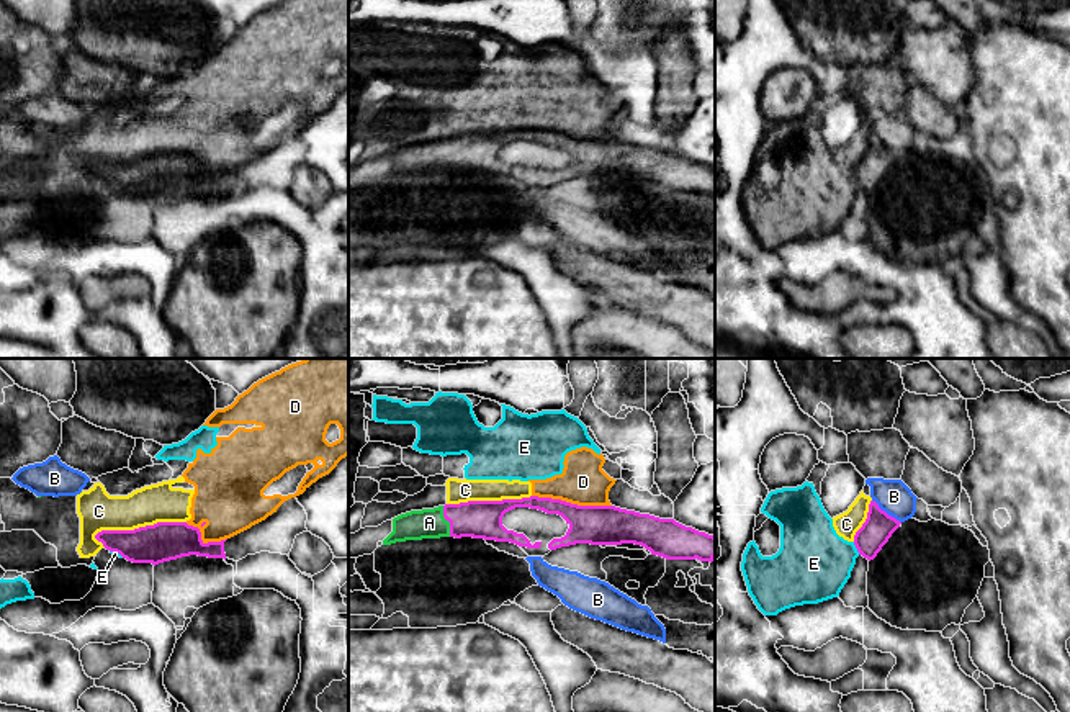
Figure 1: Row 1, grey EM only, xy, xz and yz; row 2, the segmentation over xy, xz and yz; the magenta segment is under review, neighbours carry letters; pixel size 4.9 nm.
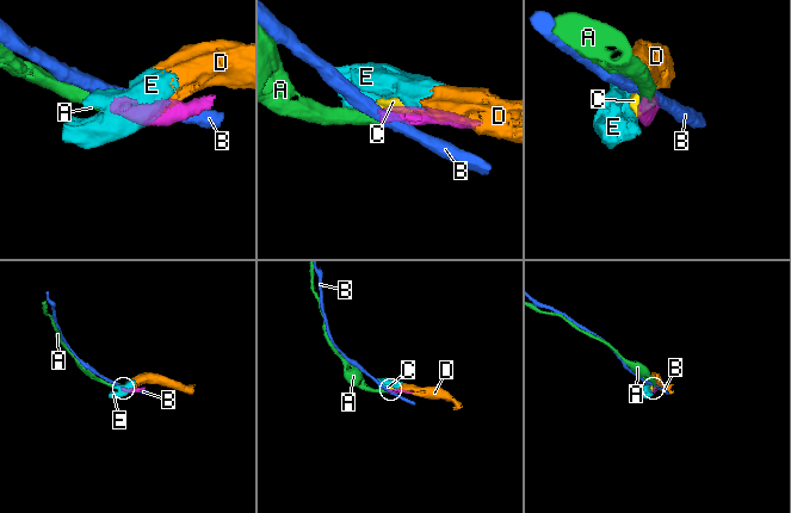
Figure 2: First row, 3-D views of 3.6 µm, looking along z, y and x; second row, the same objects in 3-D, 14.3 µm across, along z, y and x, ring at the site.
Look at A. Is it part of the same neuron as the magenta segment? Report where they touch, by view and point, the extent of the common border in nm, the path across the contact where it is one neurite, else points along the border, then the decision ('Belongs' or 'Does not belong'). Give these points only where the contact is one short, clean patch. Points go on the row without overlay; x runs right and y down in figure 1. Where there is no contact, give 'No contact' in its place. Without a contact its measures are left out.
Touches magenta at xz (447, 153). Shared border 160 nm. Path across: xz (480, 153), (447, 153), (429, 156). Belongs

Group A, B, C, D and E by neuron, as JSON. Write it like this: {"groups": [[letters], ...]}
{"groups": [["A"], ["B"], ["C", "D", "E"]]}

